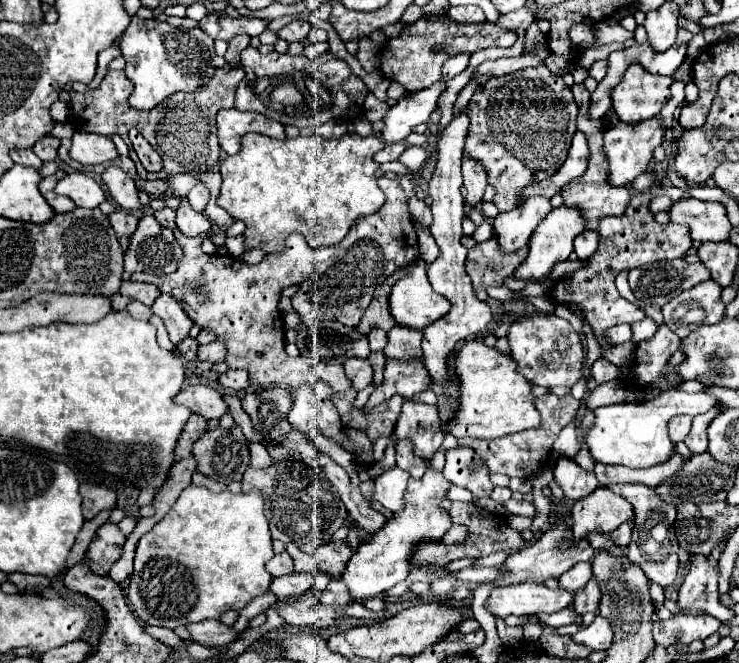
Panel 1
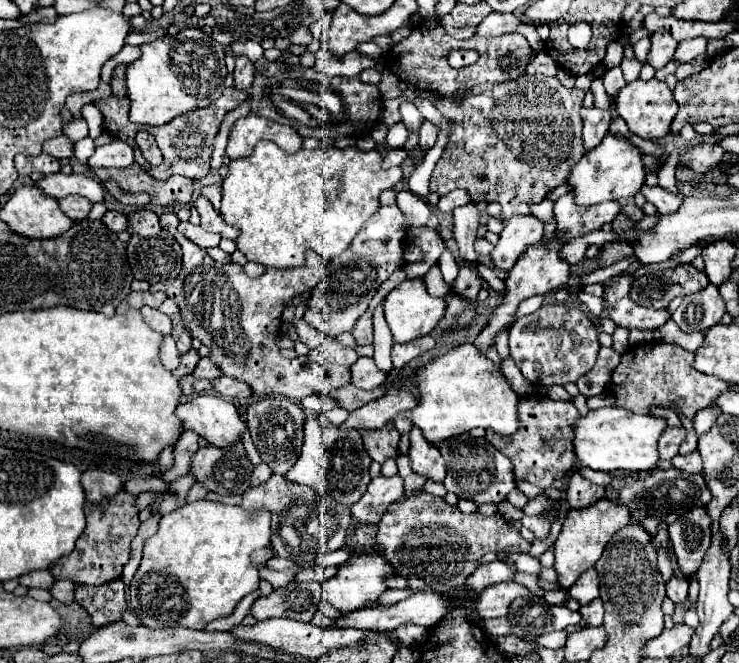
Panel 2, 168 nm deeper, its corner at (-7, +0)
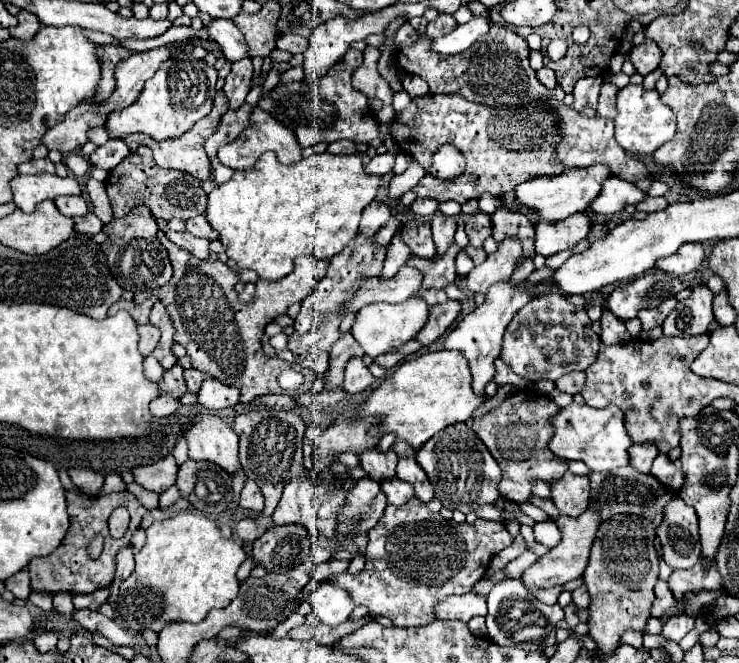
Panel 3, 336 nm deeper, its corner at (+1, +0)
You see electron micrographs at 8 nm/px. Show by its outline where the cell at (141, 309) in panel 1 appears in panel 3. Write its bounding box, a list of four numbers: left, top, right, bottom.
[138,323,160,357]

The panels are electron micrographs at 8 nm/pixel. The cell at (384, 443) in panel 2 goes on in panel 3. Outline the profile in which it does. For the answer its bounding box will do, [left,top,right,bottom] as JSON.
[360,449,398,483]

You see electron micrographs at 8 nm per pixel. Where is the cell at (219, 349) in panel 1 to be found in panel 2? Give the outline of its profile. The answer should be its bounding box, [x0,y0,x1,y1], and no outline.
[194,357,222,379]

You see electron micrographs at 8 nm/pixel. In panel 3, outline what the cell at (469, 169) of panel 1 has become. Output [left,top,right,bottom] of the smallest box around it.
[408,247,460,297]

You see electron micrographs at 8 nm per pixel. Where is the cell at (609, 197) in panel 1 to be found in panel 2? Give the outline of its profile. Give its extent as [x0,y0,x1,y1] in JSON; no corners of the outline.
[554,193,622,241]

